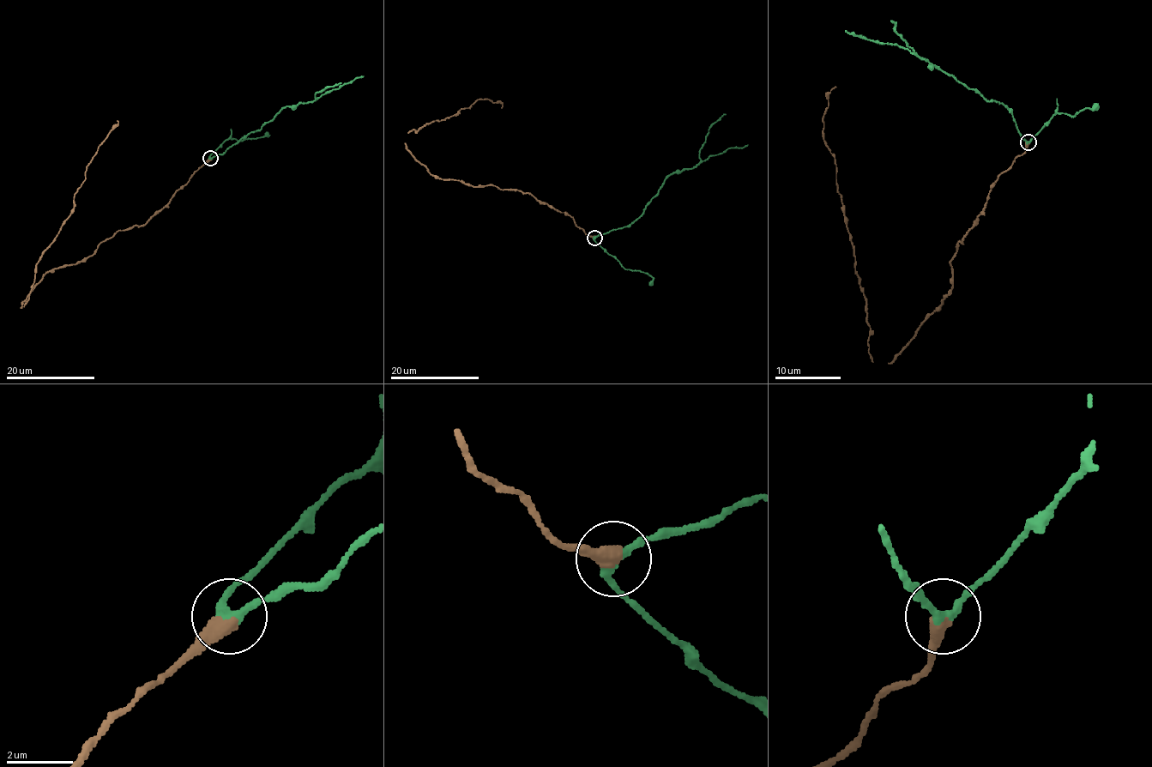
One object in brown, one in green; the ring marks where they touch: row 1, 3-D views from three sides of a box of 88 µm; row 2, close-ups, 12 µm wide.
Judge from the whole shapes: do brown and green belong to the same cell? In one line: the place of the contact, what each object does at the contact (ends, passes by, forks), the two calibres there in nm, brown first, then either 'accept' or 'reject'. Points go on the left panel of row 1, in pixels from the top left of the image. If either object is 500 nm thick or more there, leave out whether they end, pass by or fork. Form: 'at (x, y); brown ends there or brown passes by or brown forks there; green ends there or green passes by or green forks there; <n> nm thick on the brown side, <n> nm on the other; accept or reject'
at (210, 158); brown ends there; green passes by; 480 nm thick on the brown side, 280 nm on the other; reject

